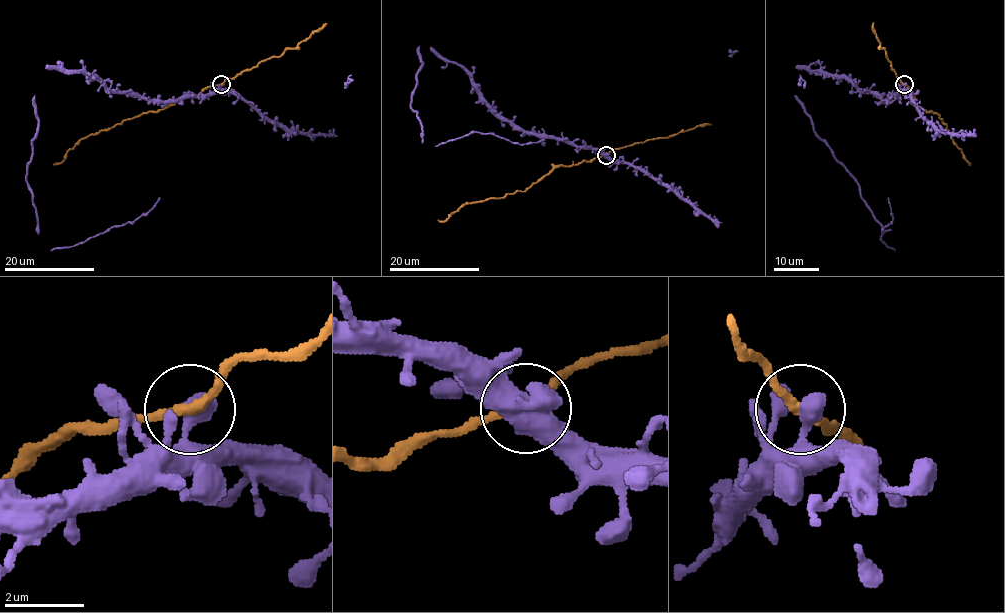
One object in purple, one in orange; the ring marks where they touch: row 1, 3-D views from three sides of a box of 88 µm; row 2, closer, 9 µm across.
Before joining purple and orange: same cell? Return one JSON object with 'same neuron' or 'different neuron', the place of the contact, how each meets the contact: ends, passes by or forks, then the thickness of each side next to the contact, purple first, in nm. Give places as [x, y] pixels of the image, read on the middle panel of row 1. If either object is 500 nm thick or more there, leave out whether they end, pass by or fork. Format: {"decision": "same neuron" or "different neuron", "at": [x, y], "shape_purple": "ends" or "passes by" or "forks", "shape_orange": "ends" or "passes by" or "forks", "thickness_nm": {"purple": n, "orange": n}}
{"decision": "different neuron", "at": [606, 155], "thickness_nm": {"purple": 500, "orange": 240}}

